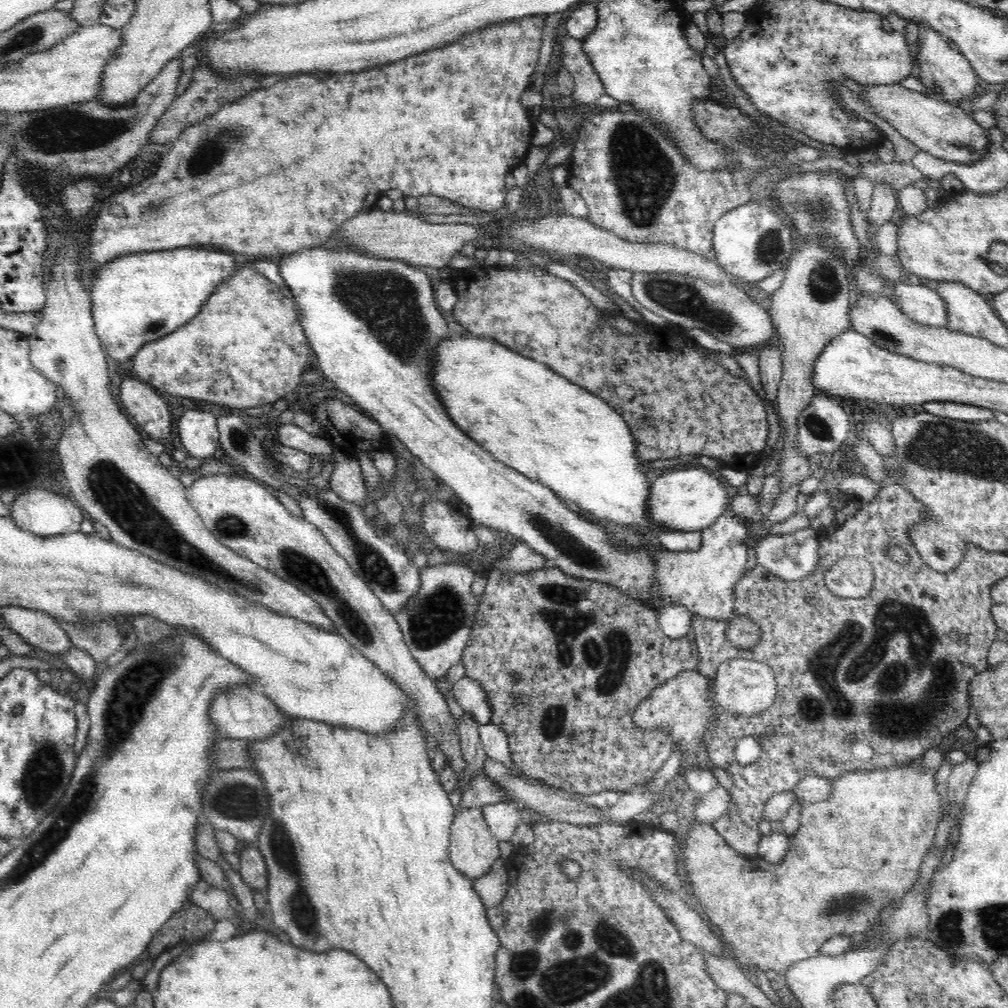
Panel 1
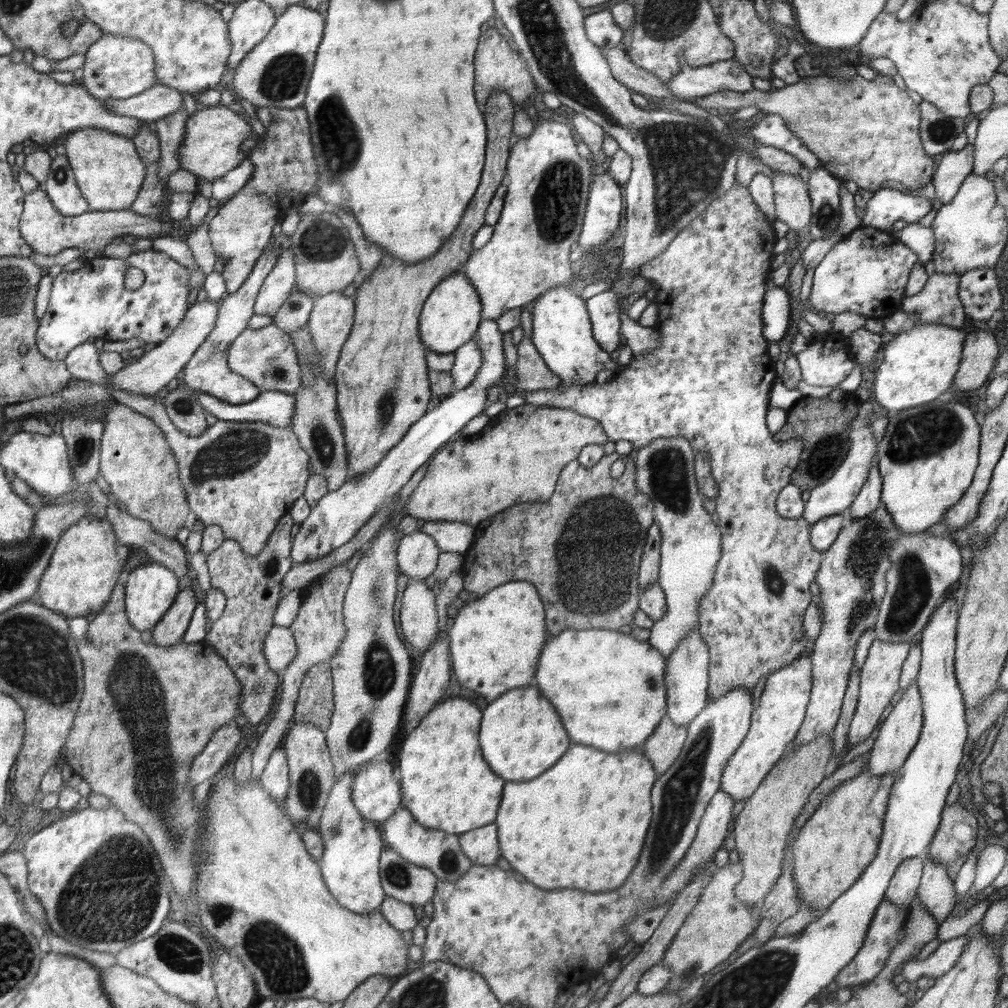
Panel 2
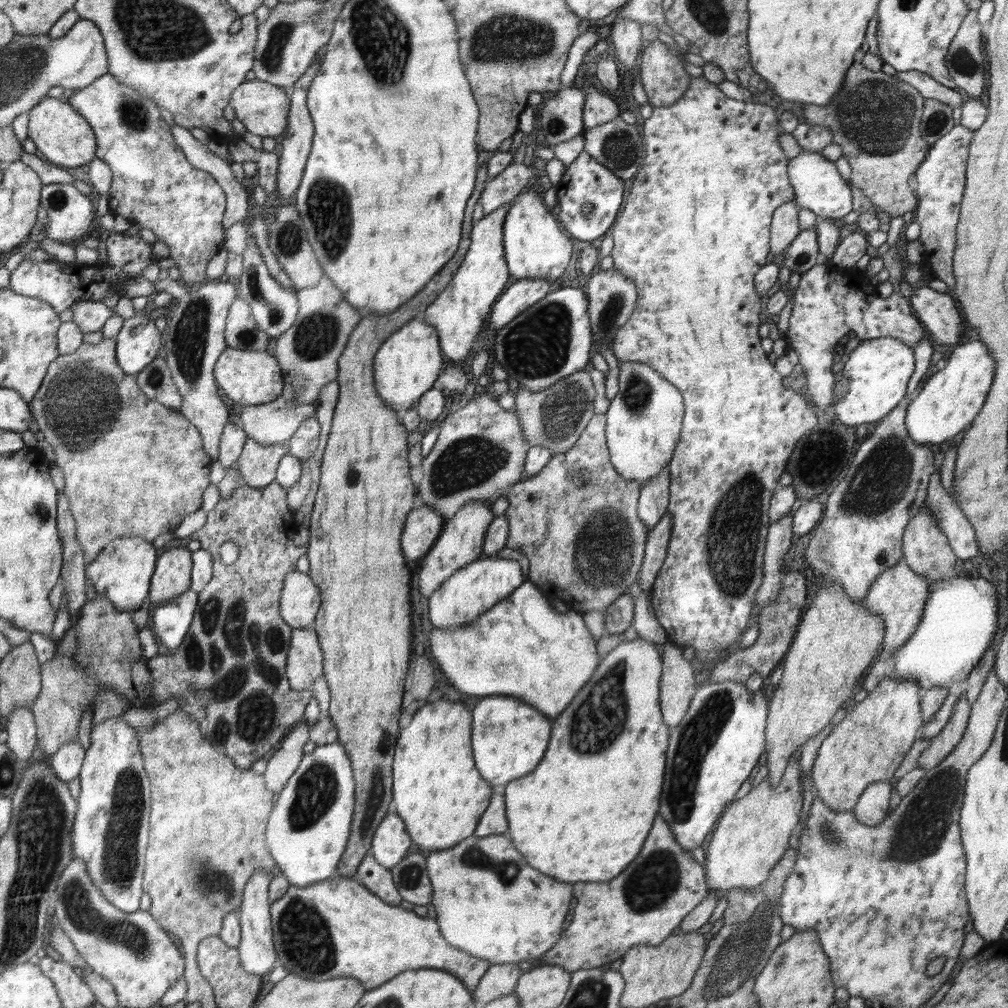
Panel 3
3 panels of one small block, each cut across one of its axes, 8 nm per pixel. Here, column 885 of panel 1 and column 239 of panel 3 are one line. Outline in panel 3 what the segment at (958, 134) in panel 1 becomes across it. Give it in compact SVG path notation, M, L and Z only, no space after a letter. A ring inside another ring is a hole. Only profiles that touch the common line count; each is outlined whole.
M245 80L243 84L239 84L231 98L229 98L229 106L235 110L235 116L237 120L253 134L257 136L269 136L269 138L275 138L279 134L285 132L287 128L287 116L289 116L289 90L285 88L279 88L279 86L273 86L269 82L263 82L263 80Z

